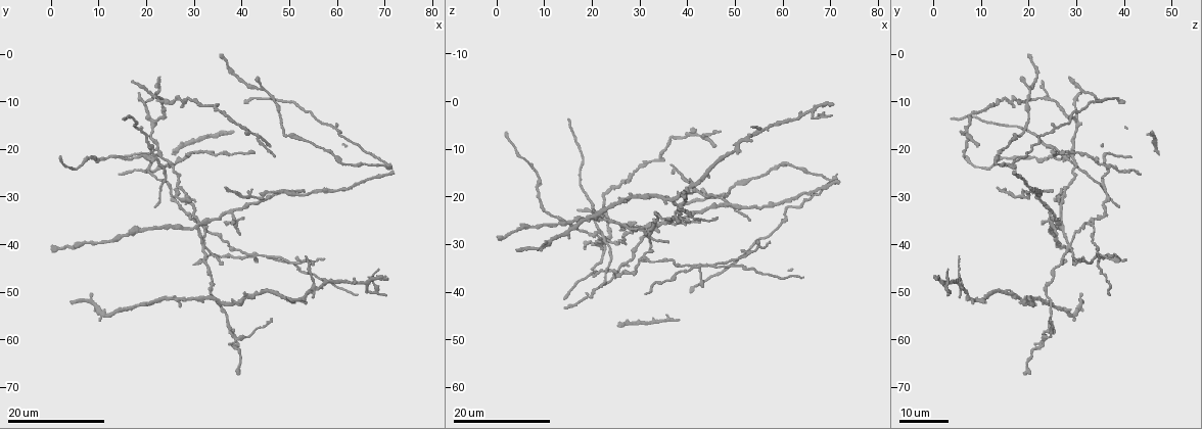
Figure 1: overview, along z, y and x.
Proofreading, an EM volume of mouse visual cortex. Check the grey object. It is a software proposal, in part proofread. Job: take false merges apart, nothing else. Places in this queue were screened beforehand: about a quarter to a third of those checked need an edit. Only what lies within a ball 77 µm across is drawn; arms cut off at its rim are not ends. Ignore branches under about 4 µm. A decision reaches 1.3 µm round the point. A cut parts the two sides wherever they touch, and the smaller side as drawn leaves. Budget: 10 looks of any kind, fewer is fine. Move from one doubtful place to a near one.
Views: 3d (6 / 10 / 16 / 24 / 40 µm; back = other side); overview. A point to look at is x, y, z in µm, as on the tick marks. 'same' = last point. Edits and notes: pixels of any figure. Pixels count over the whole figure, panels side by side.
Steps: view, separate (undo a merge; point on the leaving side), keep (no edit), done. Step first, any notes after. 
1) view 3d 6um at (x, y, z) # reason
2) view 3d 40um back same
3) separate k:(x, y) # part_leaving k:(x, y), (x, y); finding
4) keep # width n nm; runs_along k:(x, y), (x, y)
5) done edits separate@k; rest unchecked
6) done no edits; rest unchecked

view 3d 24um at (20.5, 21.5, 27.5) # a fork

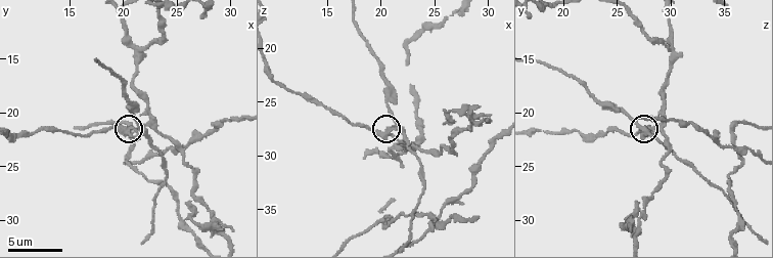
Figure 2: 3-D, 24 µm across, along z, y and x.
view 3d 10um at (20.4, 22.0, 27.6)

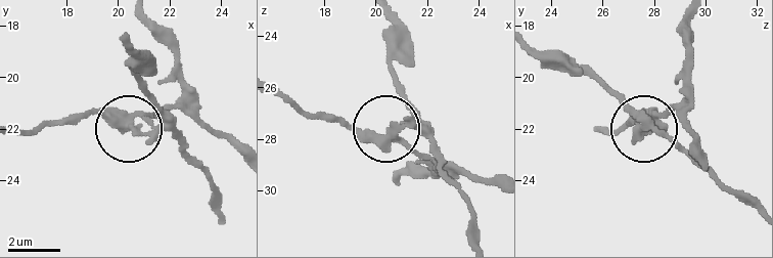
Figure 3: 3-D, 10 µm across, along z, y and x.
separate 3:(172, 121) # arms 3; a second neuron is stuck on

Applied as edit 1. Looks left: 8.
view 3d 24um at (32.0, 40.0, 28.0)

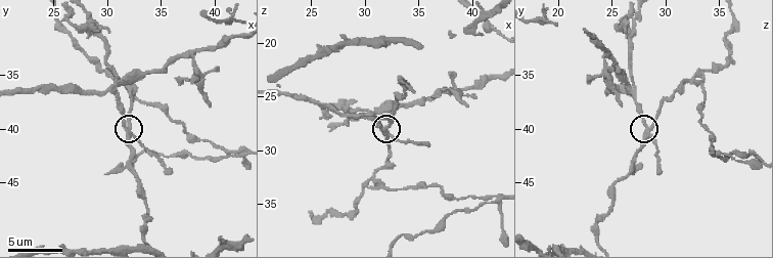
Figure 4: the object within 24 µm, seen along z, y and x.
view 3d 10um at (32.2, 39.8, 28.6) # closer look

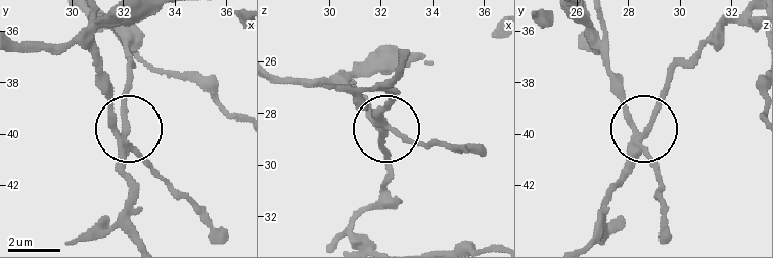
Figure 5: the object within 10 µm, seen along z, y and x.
keep # width 250 nm; one neuron here

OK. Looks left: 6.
view 3d 24um at (35.5, 52.5, 20.5) # arms part here

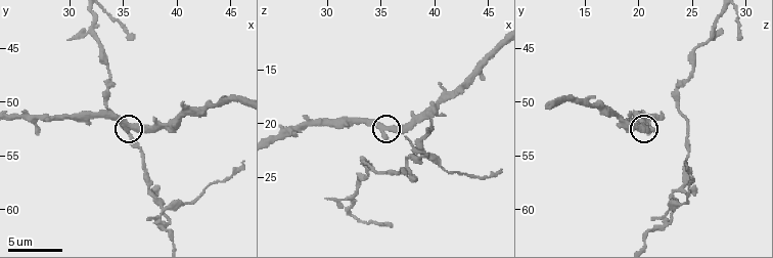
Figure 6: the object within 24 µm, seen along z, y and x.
view 3d 10um at (35.6, 52.4, 20.4) # zoom in

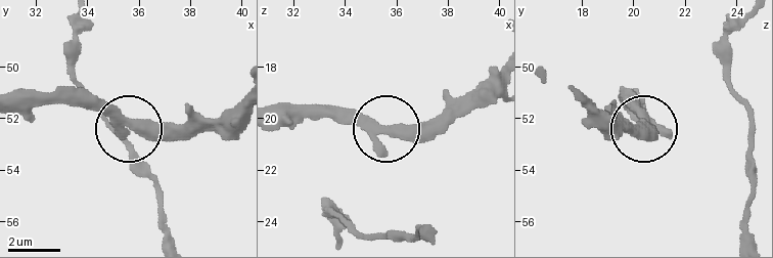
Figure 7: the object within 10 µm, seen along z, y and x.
keep # arms 3; all the same neuron

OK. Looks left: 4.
view 3d 6um at (31.6, 35.8, 33.4)

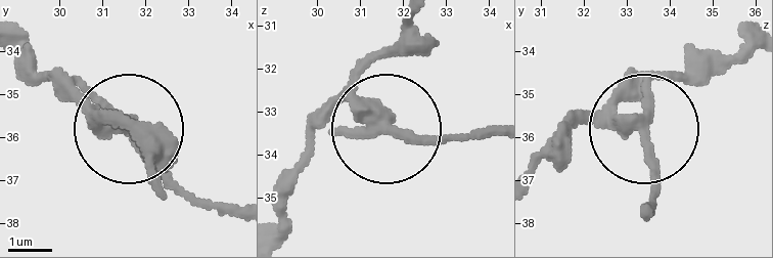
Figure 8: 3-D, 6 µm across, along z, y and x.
view 3d 6um back at (31.50, 35.60, 33.35) # other side

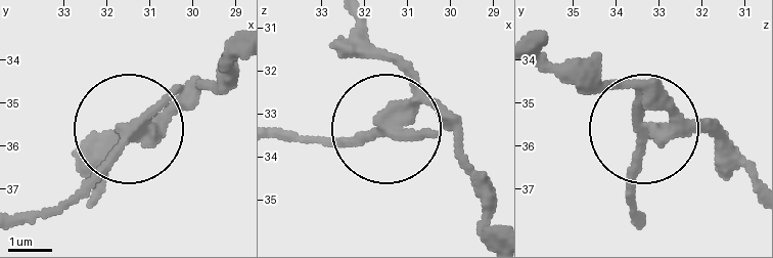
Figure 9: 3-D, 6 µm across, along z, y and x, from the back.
separate 9:(181, 87) # part_leaving 9:(125, 137), (62, 200), (18, 210); two neurons meet here

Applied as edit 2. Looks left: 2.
done edits separate@3, separate@9; rest unchecked

